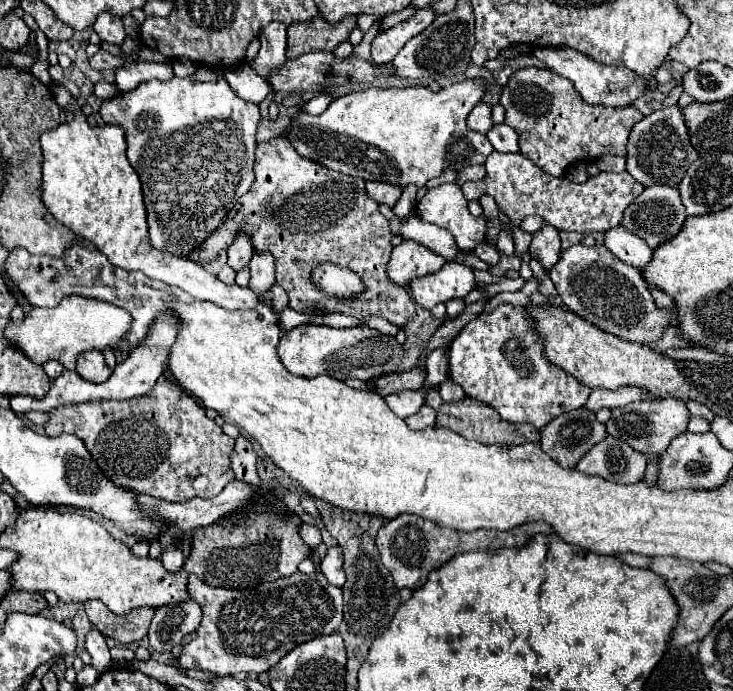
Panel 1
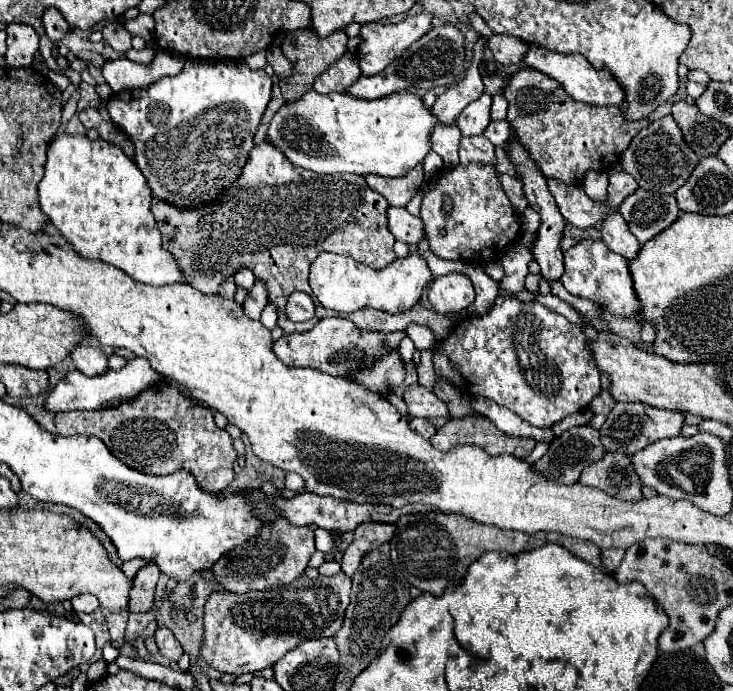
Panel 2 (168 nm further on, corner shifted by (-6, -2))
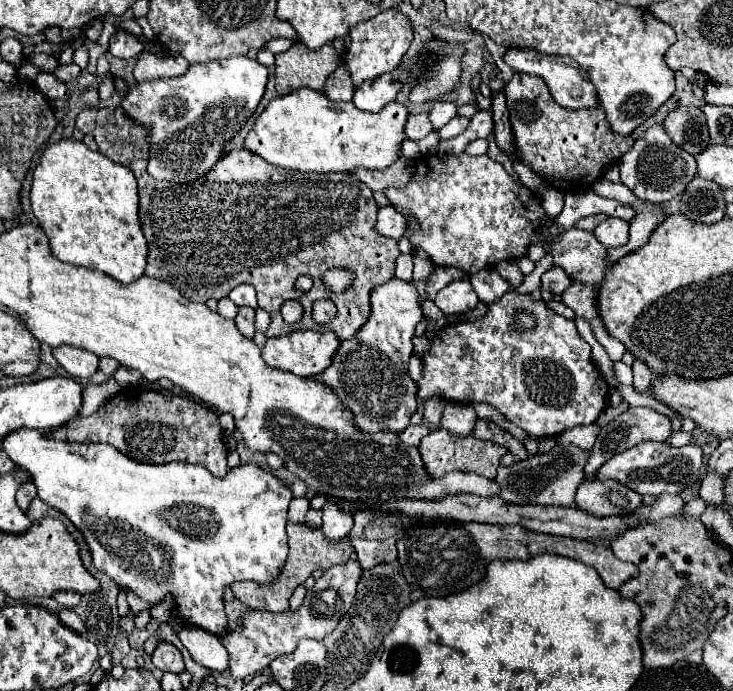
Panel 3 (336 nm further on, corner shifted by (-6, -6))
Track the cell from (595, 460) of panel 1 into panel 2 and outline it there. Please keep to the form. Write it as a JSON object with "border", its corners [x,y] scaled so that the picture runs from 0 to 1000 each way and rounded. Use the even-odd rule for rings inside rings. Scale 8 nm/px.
{"border":[[[827,653],[819,667],[794,682],[791,699],[816,705],[849,725],[868,725],[876,719],[873,690],[865,682],[862,664],[851,653]]]}

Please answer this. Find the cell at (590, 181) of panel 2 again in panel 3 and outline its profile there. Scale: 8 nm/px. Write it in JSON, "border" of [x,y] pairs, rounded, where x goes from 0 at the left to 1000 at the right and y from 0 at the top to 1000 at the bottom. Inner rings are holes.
{"border":[[[829,314],[810,331],[810,343],[829,360],[857,352],[857,323],[843,314]]]}

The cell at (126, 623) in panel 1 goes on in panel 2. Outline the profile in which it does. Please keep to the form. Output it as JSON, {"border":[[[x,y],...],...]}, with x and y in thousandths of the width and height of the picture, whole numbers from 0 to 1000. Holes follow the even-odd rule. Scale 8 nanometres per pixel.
{"border":[[[106,861],[98,867],[98,878],[104,887],[126,887],[134,881],[134,867],[128,861]]]}

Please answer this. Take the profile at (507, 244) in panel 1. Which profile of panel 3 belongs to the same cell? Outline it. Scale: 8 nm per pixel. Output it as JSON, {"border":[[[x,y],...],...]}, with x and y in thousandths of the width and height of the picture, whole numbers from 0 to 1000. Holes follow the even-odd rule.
{"border":[[[664,388],[641,398],[641,410],[647,412],[647,421],[652,424],[658,438],[671,438],[682,433],[682,427],[696,421],[693,407],[688,407],[677,392]]]}

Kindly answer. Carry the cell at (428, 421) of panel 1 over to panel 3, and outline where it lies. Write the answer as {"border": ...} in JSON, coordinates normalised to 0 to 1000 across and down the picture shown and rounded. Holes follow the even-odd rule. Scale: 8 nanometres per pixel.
{"border":[[[557,615],[548,627],[546,627],[546,635],[554,641],[554,644],[565,644],[570,647],[570,641],[576,638],[576,632],[581,632],[587,627],[584,615]]]}

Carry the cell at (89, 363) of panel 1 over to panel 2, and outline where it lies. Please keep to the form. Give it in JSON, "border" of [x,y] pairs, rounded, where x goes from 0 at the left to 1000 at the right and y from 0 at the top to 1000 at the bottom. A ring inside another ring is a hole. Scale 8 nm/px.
{"border":[[[109,499],[98,511],[98,522],[106,537],[112,537],[120,546],[139,543],[147,537],[147,514],[131,502],[131,499]]]}

